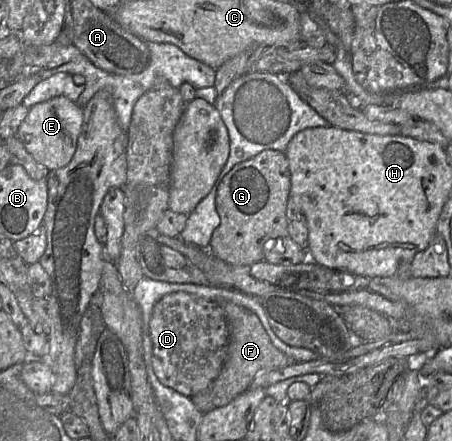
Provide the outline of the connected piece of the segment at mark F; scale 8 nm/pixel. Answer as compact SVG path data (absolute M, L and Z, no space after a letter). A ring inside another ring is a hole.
M227 301L220 304L226 313L230 338L228 356L219 376L208 388L190 397L203 413L222 407L246 391L259 373L293 365L296 361L276 348L259 317L249 309Z

